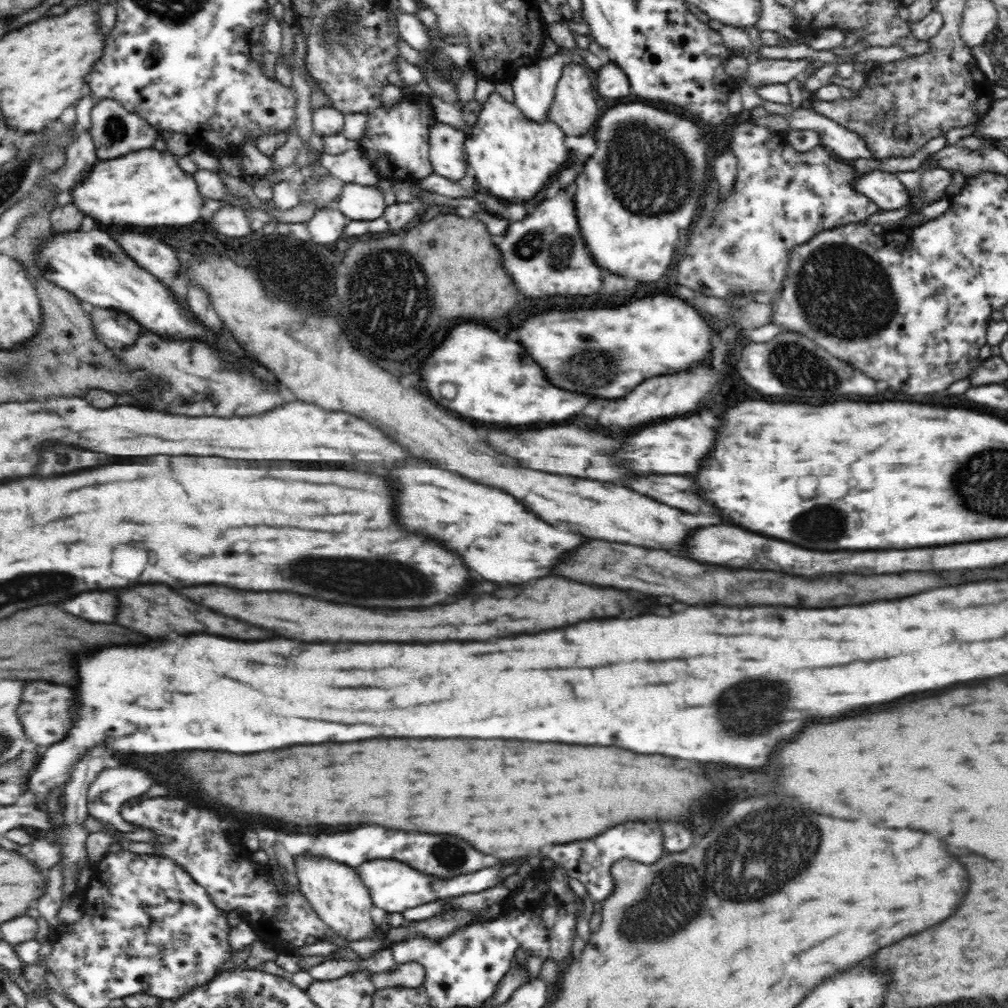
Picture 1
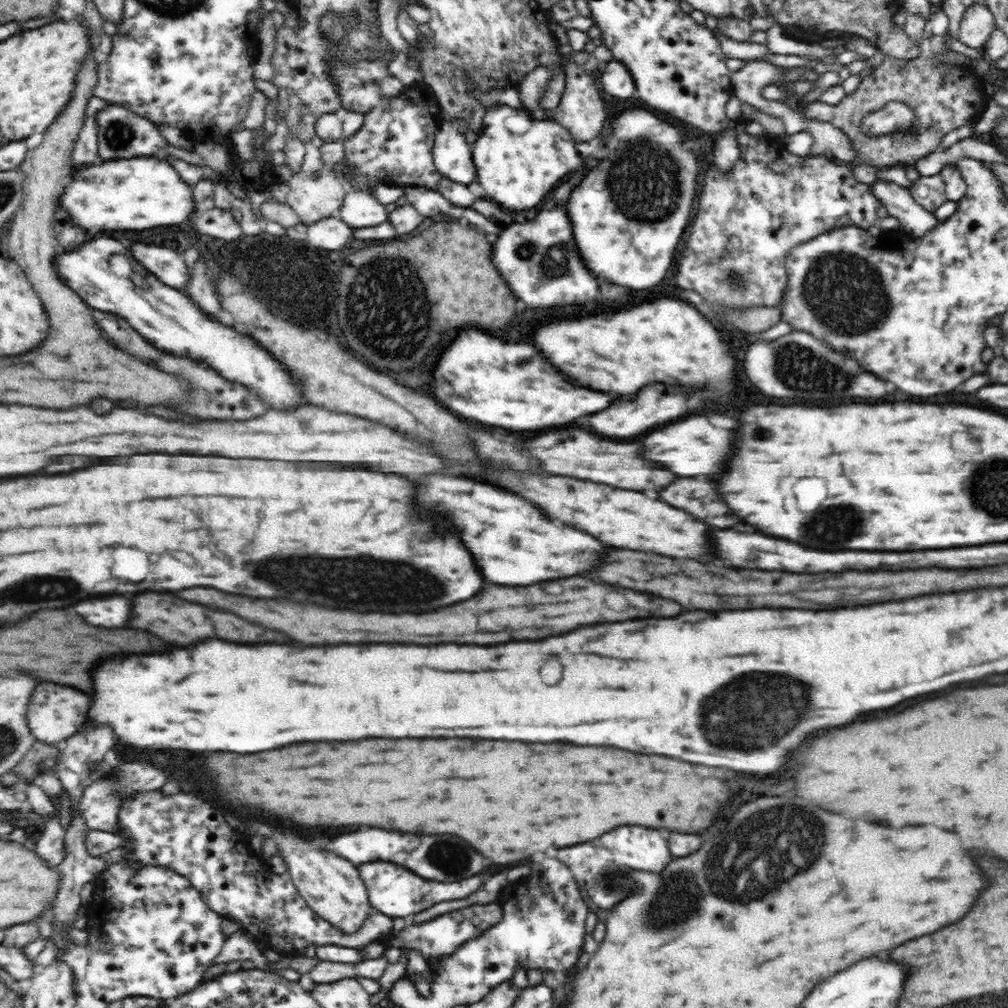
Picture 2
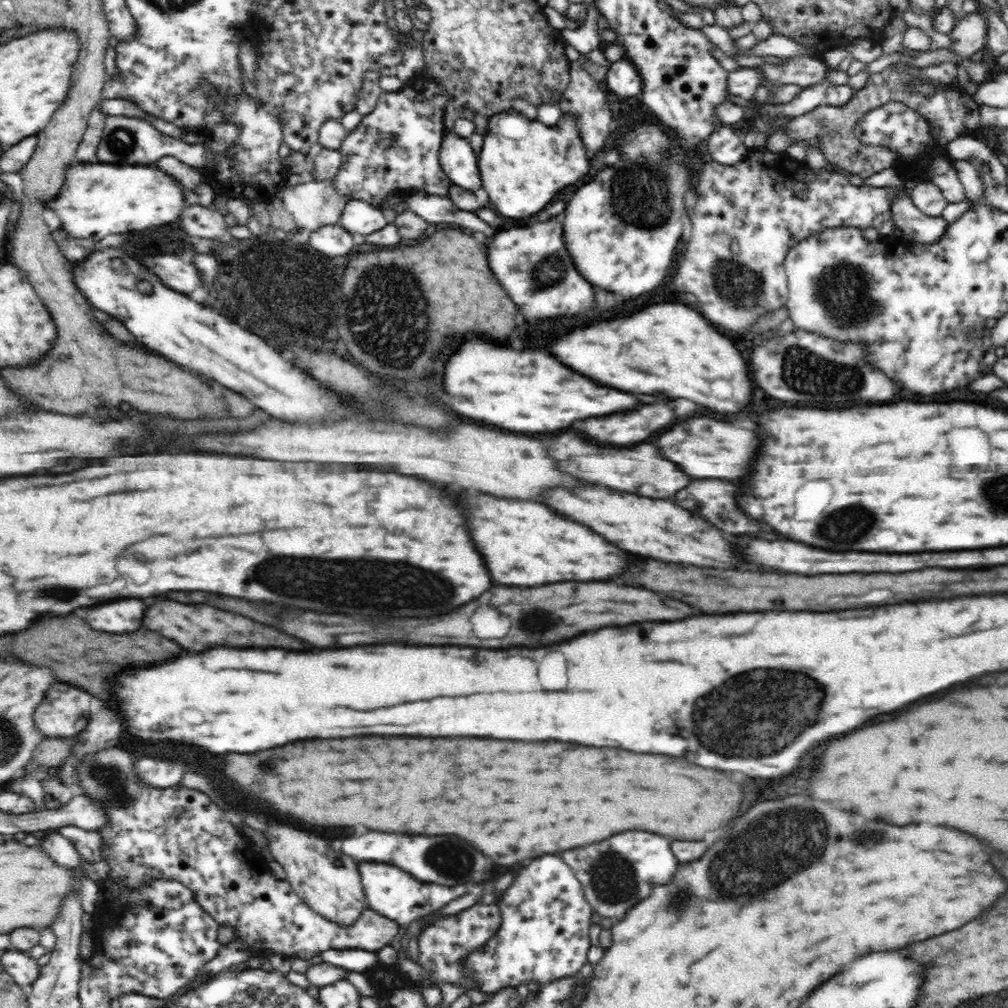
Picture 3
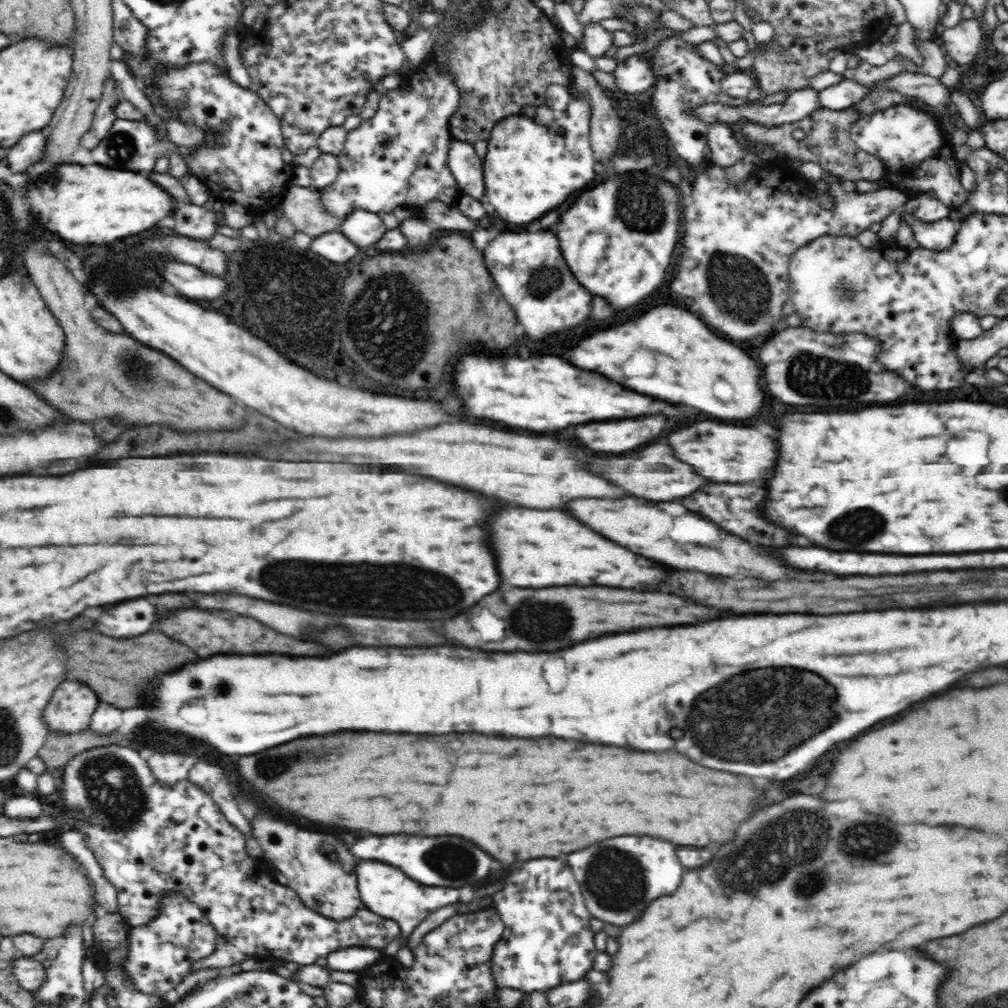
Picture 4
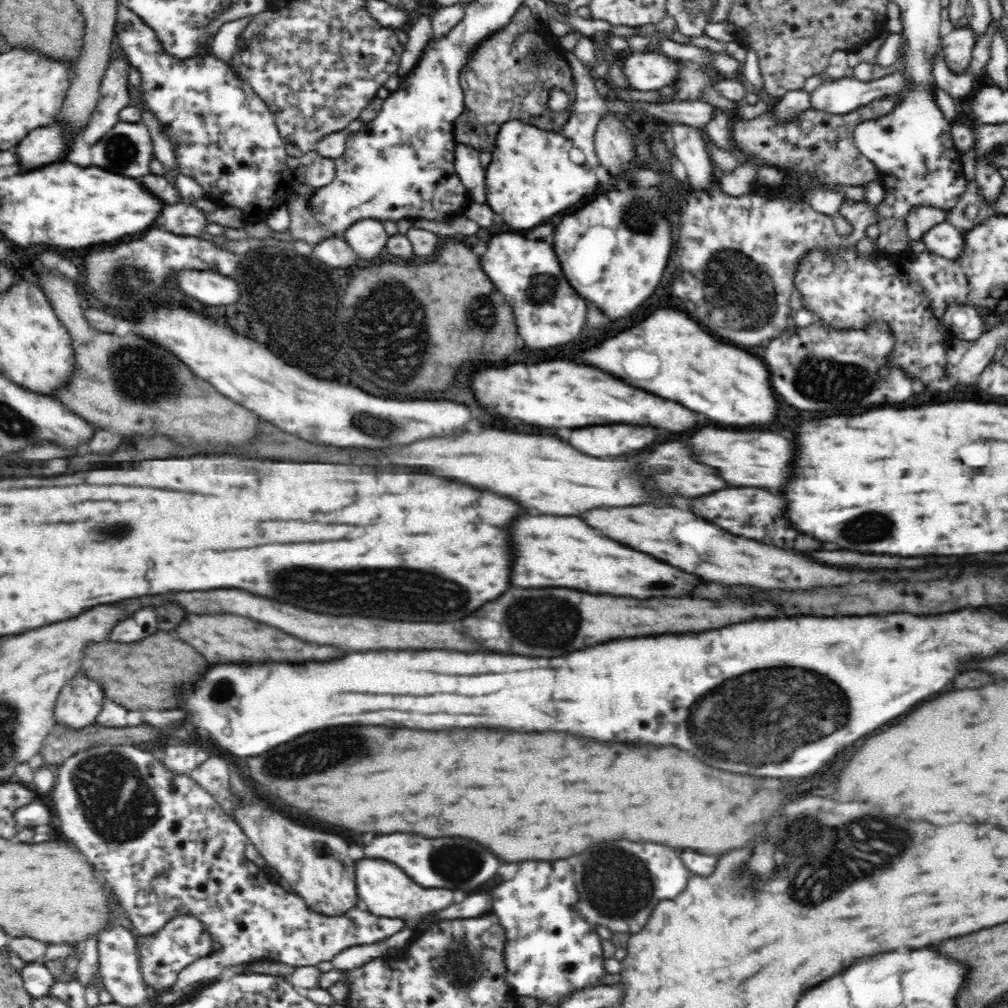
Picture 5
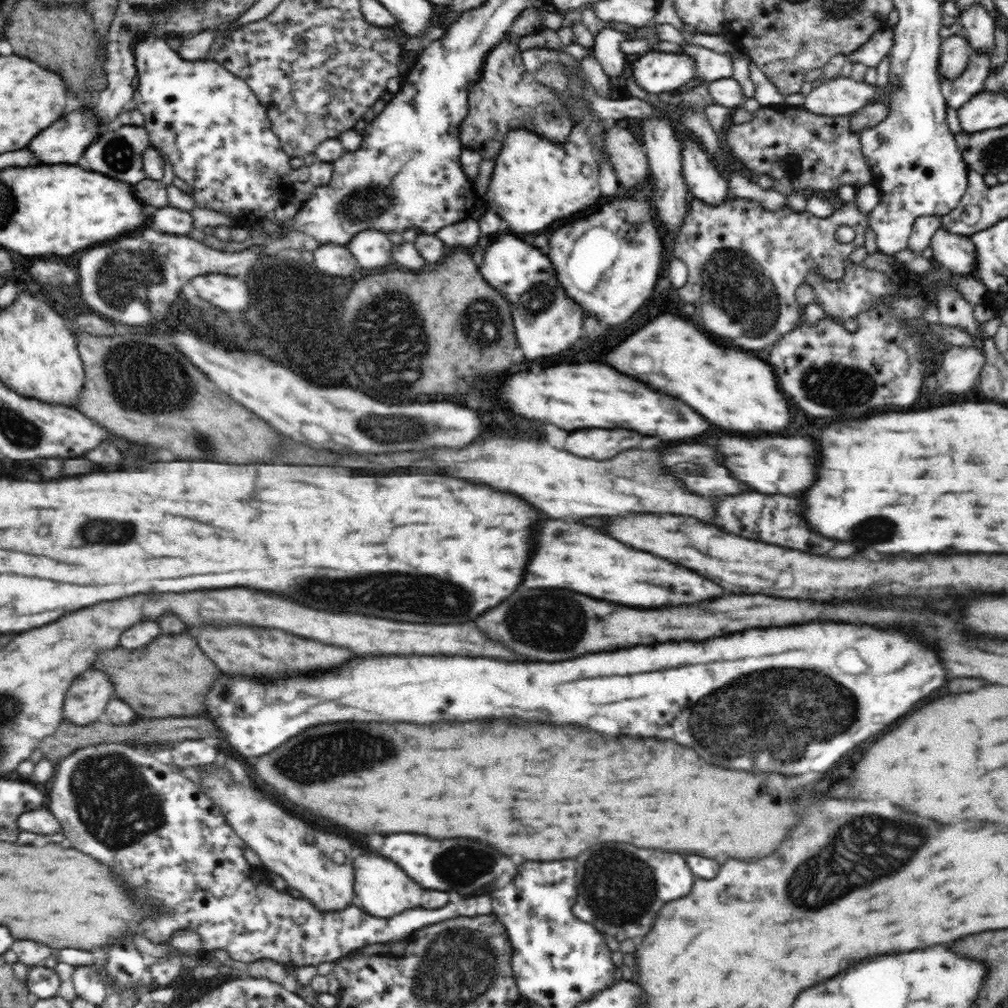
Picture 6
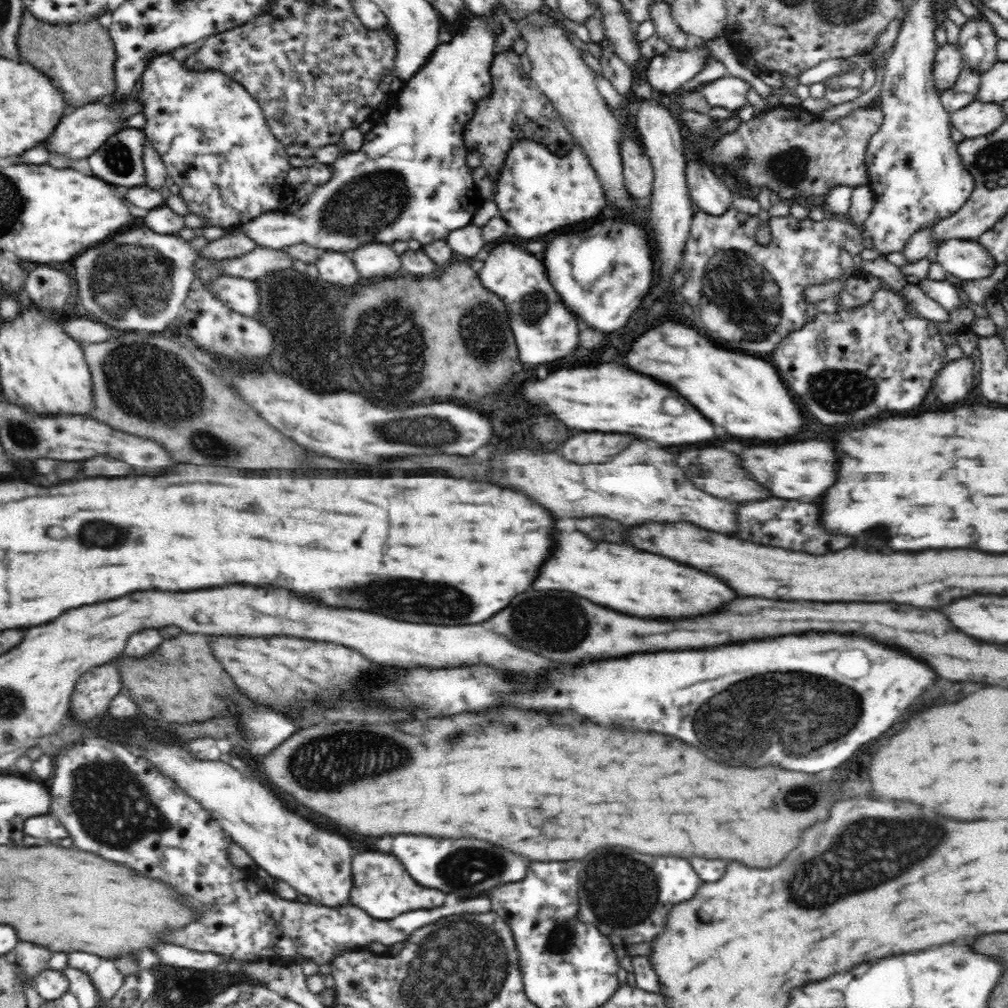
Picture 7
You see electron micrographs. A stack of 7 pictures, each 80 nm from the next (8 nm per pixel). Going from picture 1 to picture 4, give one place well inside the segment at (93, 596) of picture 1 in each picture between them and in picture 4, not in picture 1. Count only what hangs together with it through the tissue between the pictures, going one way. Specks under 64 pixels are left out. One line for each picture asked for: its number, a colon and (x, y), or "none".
2: (110, 612)
3: (122, 616)
4: (134, 618)

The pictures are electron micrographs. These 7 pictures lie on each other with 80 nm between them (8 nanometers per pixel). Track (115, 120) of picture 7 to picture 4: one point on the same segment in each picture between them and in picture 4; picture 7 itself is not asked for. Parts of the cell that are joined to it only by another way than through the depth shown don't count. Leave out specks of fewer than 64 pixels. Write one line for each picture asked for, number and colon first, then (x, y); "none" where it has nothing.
4: (27, 150)
5: (40, 147)
6: (64, 141)

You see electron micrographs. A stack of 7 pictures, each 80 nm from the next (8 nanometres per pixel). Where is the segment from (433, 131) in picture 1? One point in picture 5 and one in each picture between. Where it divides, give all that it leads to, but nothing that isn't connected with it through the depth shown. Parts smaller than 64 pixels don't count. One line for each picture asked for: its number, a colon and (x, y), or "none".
2: (451, 153)
3: (457, 157)
4: (466, 166)
5: (466, 159)

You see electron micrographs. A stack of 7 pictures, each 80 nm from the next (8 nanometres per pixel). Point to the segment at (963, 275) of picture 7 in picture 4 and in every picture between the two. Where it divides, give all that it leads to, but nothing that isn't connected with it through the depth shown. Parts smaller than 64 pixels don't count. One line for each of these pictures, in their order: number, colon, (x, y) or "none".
4: (937, 235)
5: (944, 239)
6: (955, 252)

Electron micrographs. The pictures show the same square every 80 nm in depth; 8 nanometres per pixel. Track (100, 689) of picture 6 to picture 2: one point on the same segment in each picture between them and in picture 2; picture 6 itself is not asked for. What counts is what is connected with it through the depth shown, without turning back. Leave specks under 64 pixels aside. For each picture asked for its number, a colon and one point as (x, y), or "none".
2: (56, 712)
3: (64, 711)
4: (70, 710)
5: (80, 701)

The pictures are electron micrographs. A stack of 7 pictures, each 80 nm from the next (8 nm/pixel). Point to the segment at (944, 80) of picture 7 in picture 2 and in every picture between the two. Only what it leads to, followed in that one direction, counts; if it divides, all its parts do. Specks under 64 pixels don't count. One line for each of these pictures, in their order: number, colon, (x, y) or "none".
2: (978, 22)
3: (969, 34)
4: (961, 44)
5: (957, 47)
6: (954, 56)

